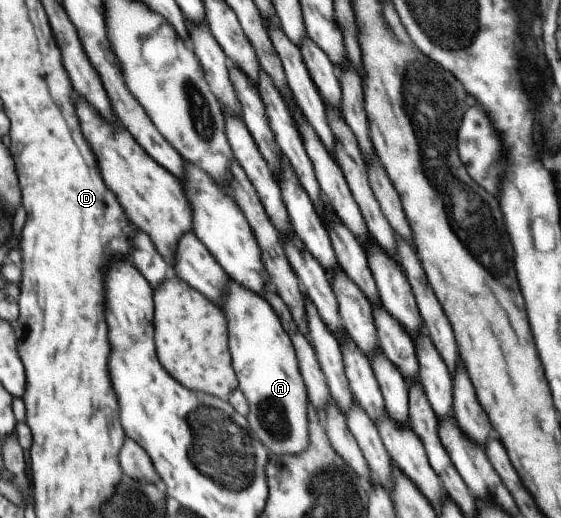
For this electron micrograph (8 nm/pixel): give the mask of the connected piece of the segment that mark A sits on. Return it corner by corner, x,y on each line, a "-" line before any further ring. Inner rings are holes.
228,277
228,293
221,301
222,309
226,309
226,317
230,317
230,347
234,353
234,373
238,373
238,389
248,401
248,425
256,433
258,441
271,454
296,455
304,451
309,443
308,389
301,378
295,351
288,334
282,329
278,316
270,304
253,290
249,290
237,281

